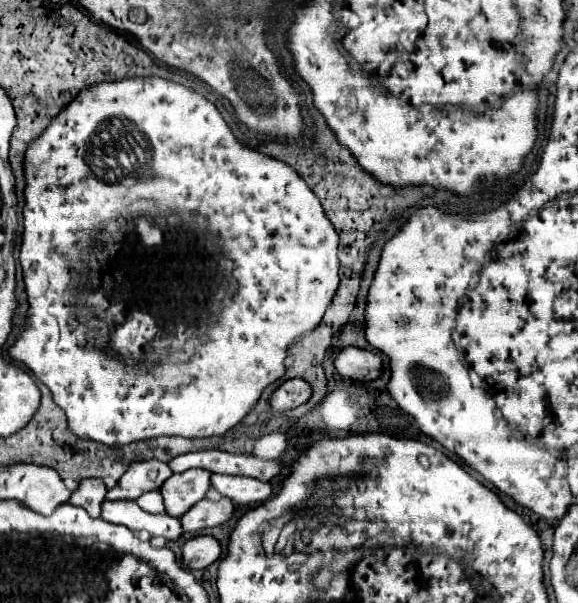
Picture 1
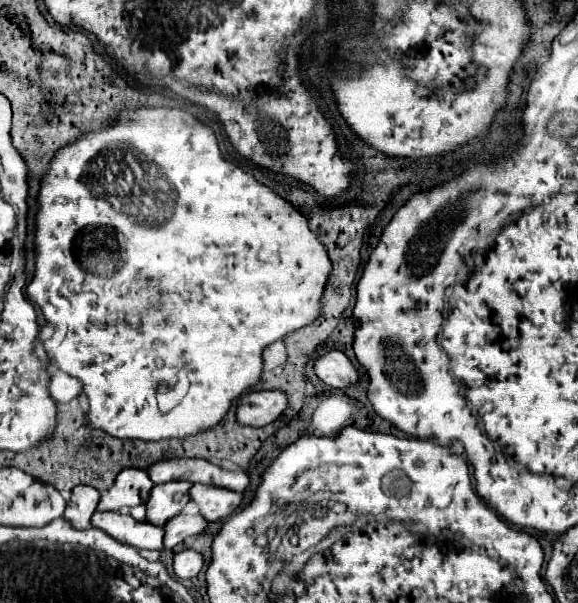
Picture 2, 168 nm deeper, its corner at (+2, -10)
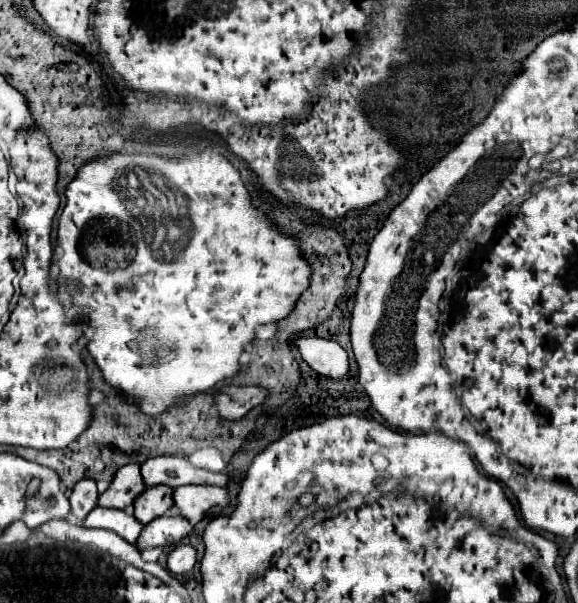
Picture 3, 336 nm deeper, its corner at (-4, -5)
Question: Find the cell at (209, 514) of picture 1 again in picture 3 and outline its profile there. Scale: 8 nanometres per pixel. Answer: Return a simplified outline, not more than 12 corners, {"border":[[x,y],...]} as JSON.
{"border":[[160,516],[144,526],[136,546],[174,546],[192,524]]}

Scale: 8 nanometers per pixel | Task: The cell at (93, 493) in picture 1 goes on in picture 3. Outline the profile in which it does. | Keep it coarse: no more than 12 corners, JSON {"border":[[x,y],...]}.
{"border":[[80,480],[70,506],[76,520],[96,508],[96,480]]}

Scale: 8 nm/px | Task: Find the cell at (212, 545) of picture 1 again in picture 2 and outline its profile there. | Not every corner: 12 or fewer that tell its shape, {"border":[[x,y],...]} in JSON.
{"border":[[184,549],[174,555],[172,569],[180,579],[200,573],[204,559]]}

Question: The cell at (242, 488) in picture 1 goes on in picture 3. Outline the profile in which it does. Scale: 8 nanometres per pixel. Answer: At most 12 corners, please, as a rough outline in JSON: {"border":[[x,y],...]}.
{"border":[[180,486],[174,504],[198,524],[224,514],[228,490],[218,486]]}

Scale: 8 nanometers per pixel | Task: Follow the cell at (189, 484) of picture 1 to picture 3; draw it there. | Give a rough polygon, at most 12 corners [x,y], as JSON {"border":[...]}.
{"border":[[146,488],[134,502],[134,516],[148,524],[168,512],[174,490]]}

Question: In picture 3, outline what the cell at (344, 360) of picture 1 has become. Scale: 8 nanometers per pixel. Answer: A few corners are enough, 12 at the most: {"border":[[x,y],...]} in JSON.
{"border":[[300,338],[302,358],[322,376],[340,380],[348,352],[334,340]]}

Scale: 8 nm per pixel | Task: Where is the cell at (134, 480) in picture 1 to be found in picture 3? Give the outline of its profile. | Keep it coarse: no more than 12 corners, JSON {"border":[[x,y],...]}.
{"border":[[140,464],[116,472],[98,506],[122,510],[144,492]]}

